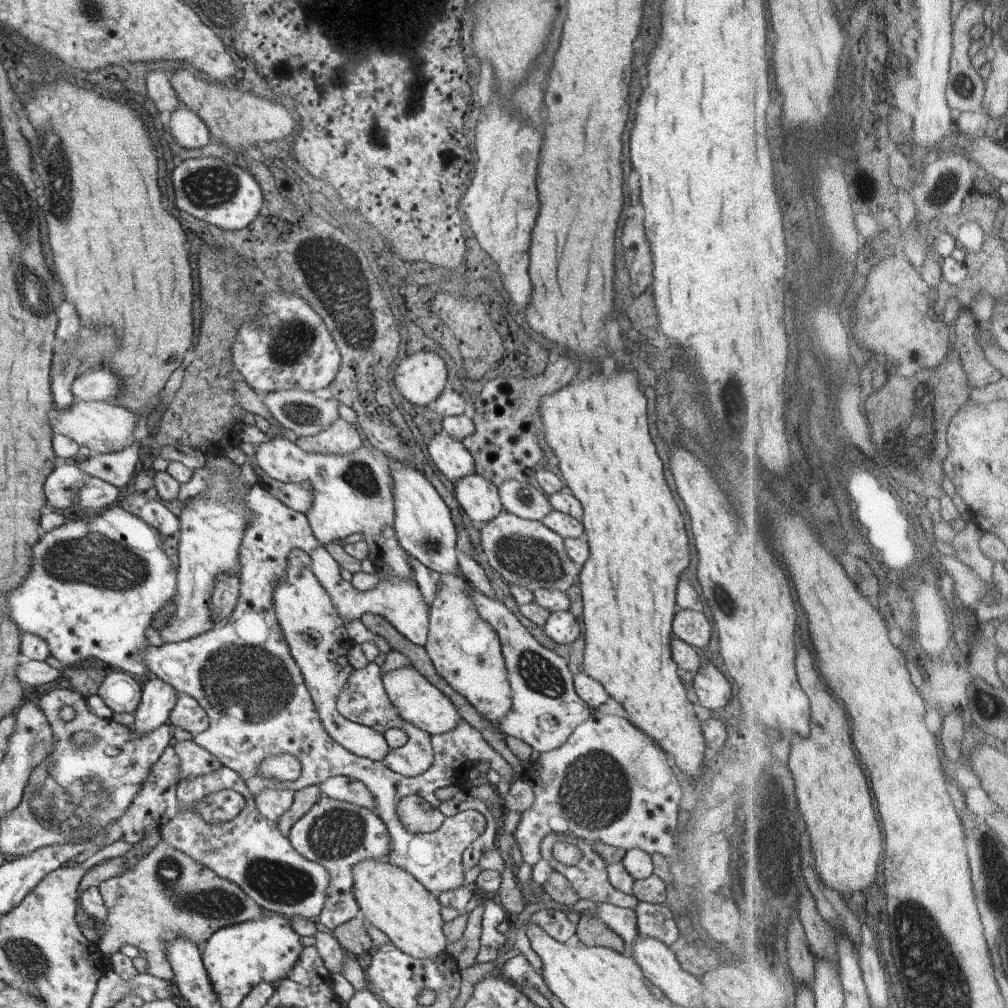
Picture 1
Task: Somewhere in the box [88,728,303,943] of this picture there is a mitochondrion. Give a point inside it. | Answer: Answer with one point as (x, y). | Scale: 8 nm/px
(221, 905)

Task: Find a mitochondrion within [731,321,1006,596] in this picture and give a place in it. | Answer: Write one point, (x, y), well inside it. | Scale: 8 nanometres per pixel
(926, 446)

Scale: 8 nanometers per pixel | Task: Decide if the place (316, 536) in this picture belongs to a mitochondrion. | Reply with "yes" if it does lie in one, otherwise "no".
no

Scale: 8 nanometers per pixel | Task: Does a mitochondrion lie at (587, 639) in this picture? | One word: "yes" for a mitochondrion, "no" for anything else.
no

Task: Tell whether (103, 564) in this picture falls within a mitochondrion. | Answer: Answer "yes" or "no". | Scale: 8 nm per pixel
yes

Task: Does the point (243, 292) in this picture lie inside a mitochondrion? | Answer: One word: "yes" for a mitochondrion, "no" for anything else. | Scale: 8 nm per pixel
no

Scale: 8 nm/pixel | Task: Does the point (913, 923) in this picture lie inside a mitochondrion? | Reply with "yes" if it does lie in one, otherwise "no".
yes

